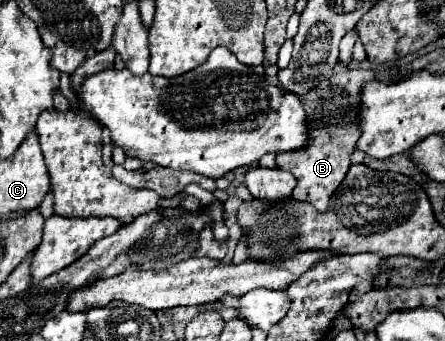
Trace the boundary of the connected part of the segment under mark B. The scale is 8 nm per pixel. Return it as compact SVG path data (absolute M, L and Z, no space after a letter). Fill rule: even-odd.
M342 63L336 65L334 69L334 75L328 79L328 95L332 95L328 101L318 101L318 103L308 103L306 97L302 97L304 107L308 111L308 117L310 117L310 147L302 149L302 151L290 151L290 153L278 153L276 155L276 163L280 169L284 171L290 171L296 179L298 179L298 185L294 189L294 199L298 201L304 201L304 203L312 203L318 211L326 211L328 203L330 203L330 195L338 189L338 185L342 183L342 179L346 177L346 171L350 169L350 155L354 153L354 145L356 145L356 139L360 137L360 129L358 129L358 103L360 103L360 89L366 81L372 81L372 79L384 79L386 75L390 73L374 73L374 71L364 71L364 69L348 69L348 67L342 67Z

